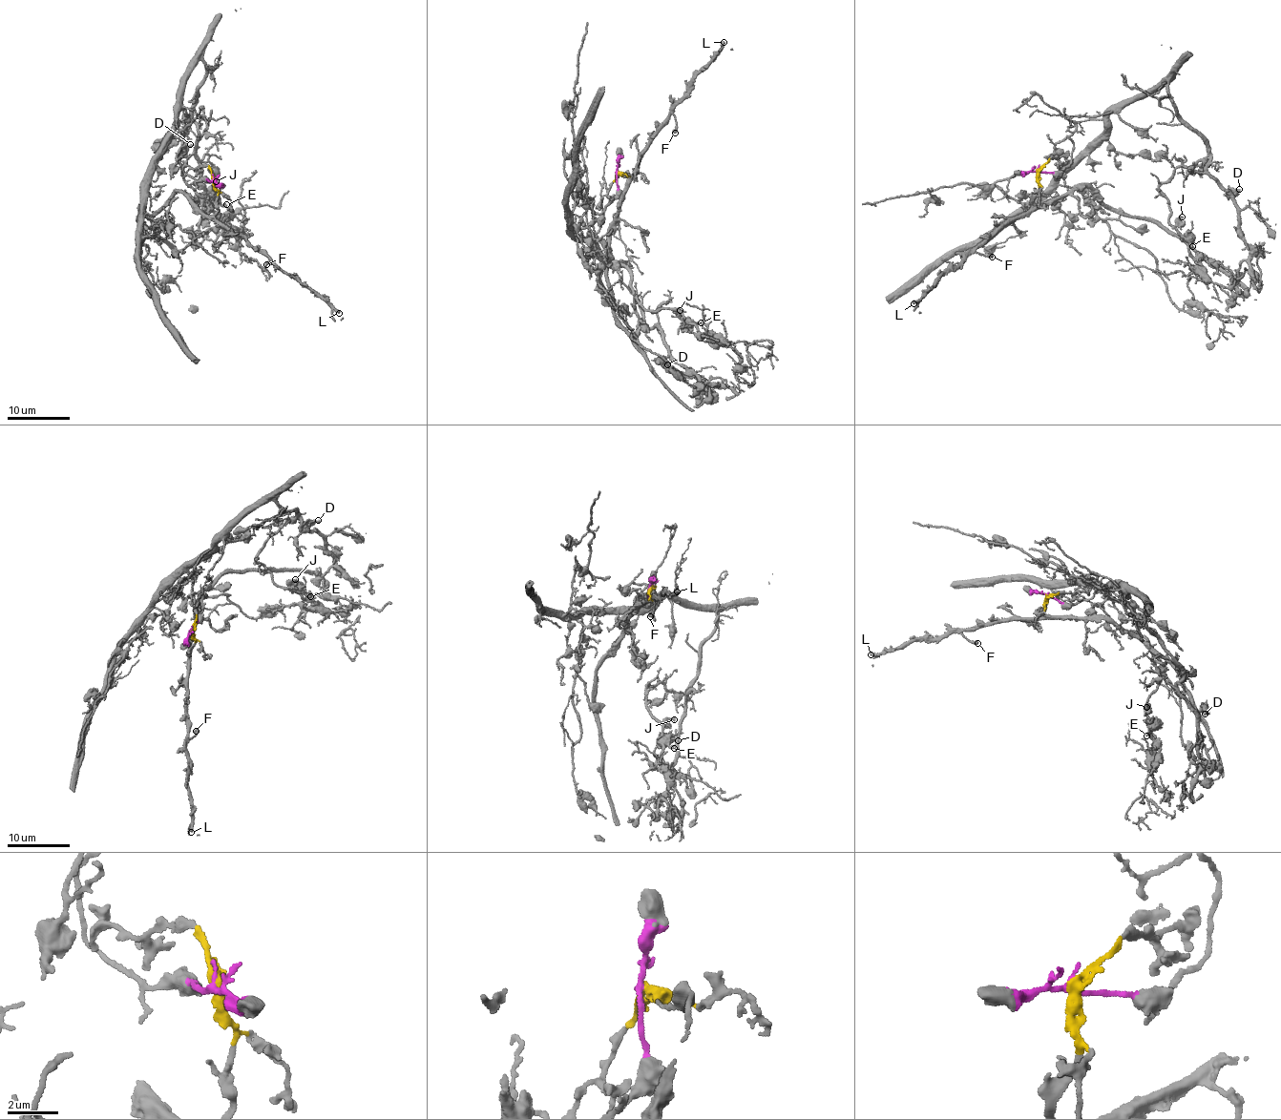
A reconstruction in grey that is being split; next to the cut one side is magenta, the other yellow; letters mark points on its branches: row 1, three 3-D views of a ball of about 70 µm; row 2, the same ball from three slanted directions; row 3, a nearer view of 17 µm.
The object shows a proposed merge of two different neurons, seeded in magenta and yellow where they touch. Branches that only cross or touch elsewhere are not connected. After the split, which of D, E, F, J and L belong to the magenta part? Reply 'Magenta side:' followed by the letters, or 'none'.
Magenta side: D, E, J

